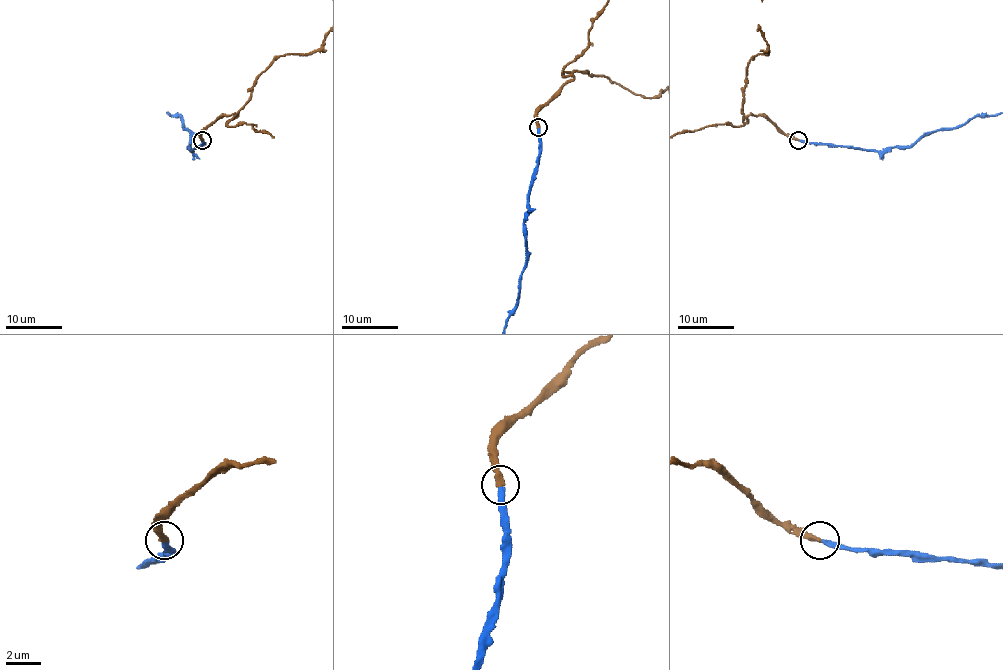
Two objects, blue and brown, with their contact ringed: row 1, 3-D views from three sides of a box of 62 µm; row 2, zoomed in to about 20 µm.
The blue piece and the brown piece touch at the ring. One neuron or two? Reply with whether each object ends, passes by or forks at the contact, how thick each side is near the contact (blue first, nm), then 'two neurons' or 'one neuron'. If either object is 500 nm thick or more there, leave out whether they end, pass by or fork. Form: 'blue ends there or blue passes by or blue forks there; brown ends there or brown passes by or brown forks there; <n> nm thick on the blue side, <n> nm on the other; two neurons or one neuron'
blue ends there; brown ends there; 280 nm thick on the blue side, 340 nm on the other; one neuron

